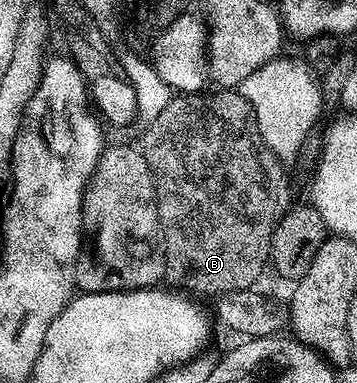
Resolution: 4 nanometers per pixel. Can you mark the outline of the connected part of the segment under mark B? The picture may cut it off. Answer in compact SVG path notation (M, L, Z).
M214 89L211 95L202 95L206 93L182 93L179 97L171 97L168 105L160 109L160 113L155 119L149 120L145 124L146 132L142 135L140 150L142 156L148 161L150 172L154 175L154 195L158 198L158 223L162 227L162 245L166 248L166 279L169 280L175 288L183 289L187 287L195 296L214 295L221 297L229 295L232 291L248 291L255 286L254 283L262 275L262 270L268 267L270 263L270 242L274 226L282 216L283 211L287 210L290 197L290 189L286 185L286 171L283 160L268 149L260 129L256 125L256 113L252 105L242 96L238 89Z

